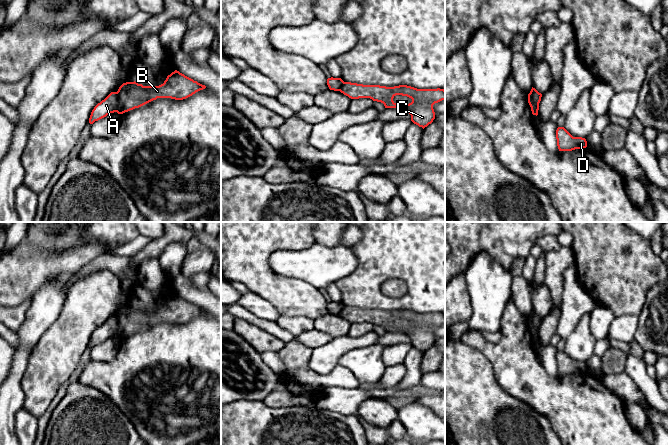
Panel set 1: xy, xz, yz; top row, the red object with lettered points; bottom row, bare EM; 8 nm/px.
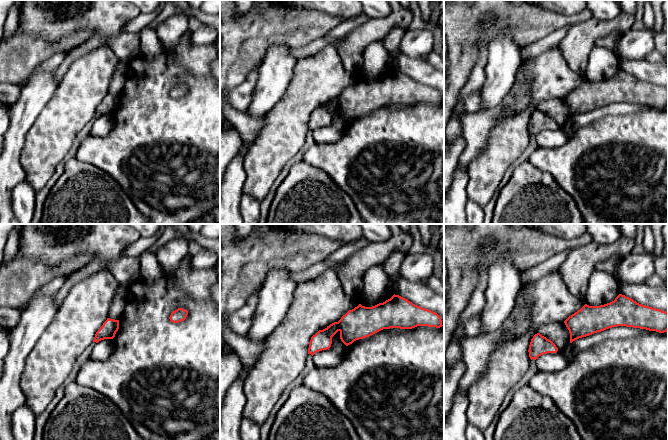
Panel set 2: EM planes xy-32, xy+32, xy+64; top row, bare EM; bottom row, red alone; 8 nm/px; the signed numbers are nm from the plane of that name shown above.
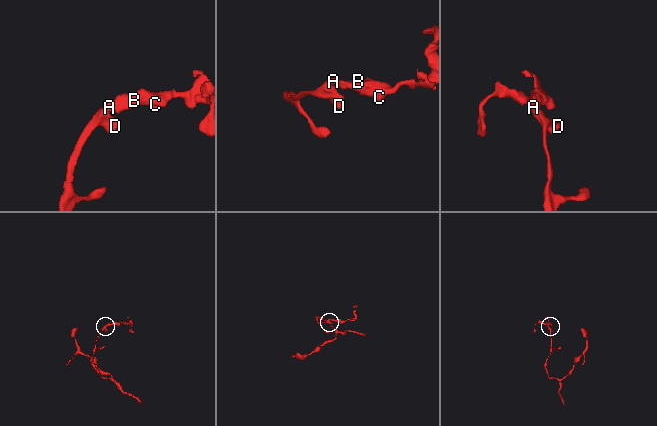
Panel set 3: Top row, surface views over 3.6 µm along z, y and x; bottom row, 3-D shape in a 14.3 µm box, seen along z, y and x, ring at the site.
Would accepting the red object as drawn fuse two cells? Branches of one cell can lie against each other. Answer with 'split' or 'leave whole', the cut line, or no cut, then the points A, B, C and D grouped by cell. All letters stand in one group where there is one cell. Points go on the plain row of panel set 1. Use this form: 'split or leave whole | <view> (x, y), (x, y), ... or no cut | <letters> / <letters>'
split | xy (117, 316), (118, 331), (115, 335) | A D / B C

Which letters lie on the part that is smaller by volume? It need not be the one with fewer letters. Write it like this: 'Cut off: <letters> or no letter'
Cut off: B, C

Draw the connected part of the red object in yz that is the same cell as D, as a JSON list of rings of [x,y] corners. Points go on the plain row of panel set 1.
[[[564,351],[557,352],[556,363],[559,375],[572,375],[587,371],[585,362],[573,361]]]

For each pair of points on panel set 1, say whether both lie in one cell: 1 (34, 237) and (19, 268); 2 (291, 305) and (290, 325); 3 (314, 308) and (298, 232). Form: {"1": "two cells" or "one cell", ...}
{"1": "two cells", "2": "two cells", "3": "one cell"}

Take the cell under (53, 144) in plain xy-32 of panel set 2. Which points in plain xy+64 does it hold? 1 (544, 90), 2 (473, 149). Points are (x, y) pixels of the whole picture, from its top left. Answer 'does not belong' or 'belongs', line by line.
1: belongs
2: does not belong

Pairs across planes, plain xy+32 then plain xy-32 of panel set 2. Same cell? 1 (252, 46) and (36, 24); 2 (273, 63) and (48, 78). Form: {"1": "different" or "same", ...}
{"1": "different", "2": "same"}

